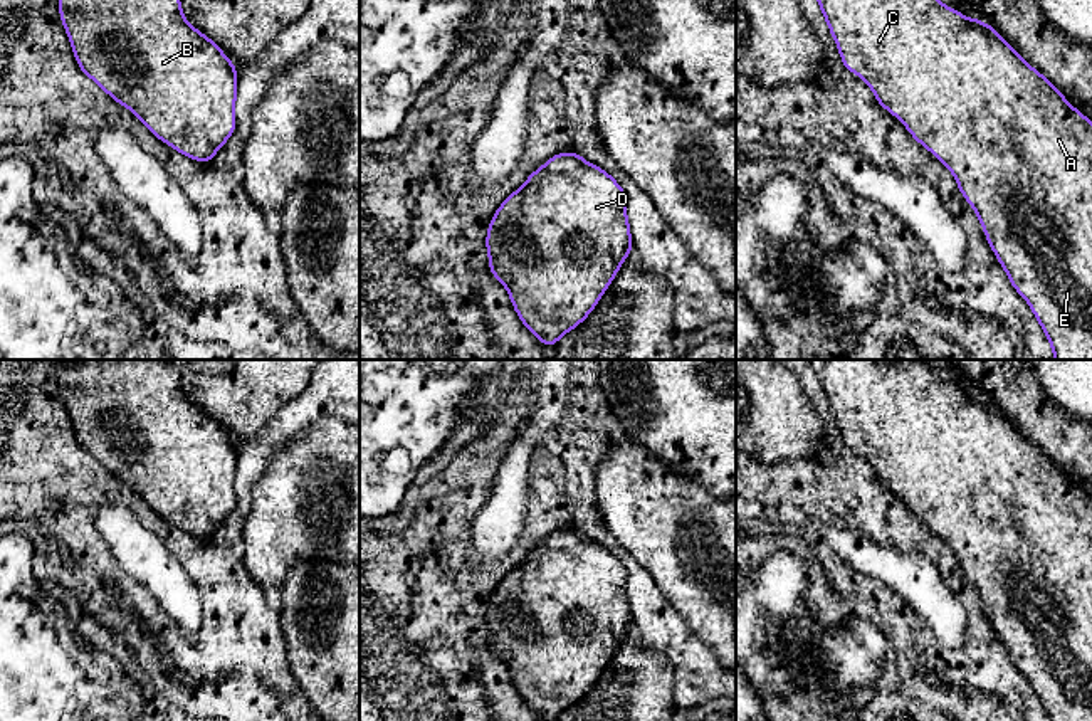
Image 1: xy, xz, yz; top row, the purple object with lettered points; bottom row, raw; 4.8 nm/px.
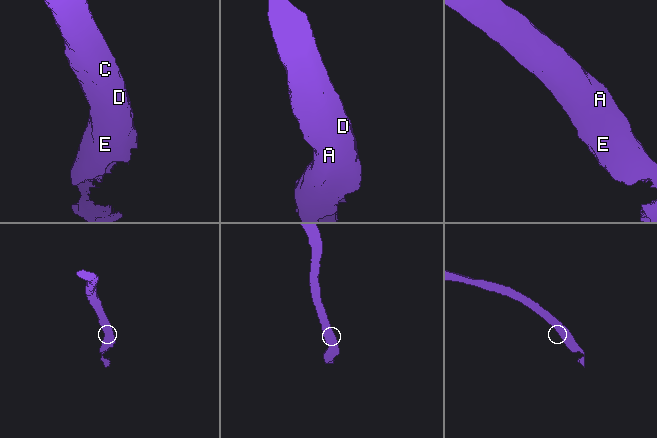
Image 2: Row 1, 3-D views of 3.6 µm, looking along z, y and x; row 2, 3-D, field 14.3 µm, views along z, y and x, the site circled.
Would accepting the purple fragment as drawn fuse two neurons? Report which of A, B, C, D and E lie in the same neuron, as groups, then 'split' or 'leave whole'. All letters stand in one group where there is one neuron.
groups A B C D E; leave whole

